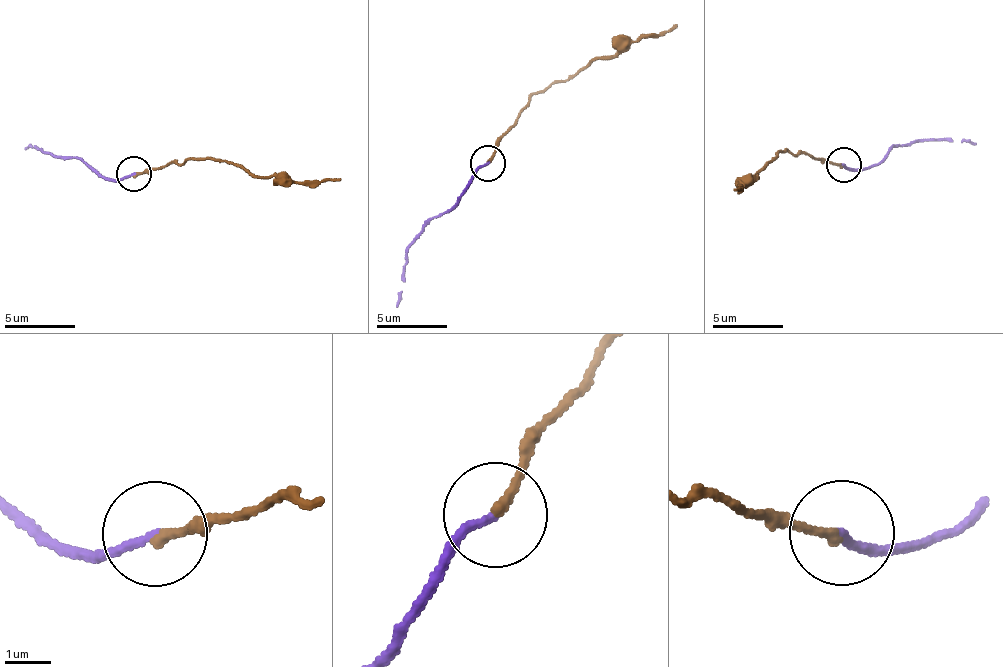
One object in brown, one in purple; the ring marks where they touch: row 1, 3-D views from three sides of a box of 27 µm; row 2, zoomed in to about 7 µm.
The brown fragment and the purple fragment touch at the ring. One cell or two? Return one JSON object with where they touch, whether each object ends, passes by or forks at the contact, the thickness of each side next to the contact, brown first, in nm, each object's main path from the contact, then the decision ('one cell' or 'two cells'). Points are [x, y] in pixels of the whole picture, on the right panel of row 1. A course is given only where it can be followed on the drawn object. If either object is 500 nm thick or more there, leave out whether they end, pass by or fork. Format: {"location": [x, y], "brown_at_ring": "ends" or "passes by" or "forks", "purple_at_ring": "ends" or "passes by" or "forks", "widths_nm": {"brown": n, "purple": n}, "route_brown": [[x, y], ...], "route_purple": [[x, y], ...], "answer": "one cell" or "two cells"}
{"location": [843, 164], "brown_at_ring": "ends", "purple_at_ring": "ends", "widths_nm": {"brown": 200, "purple": 180}, "route_brown": [[844, 165], [824, 164], [787, 149], [756, 176], [759, 180], [743, 184], [743, 190], [734, 189]], "route_purple": [[844, 165], [853, 169], [879, 165], [891, 147], [919, 141], [977, 144]], "answer": "one cell"}

